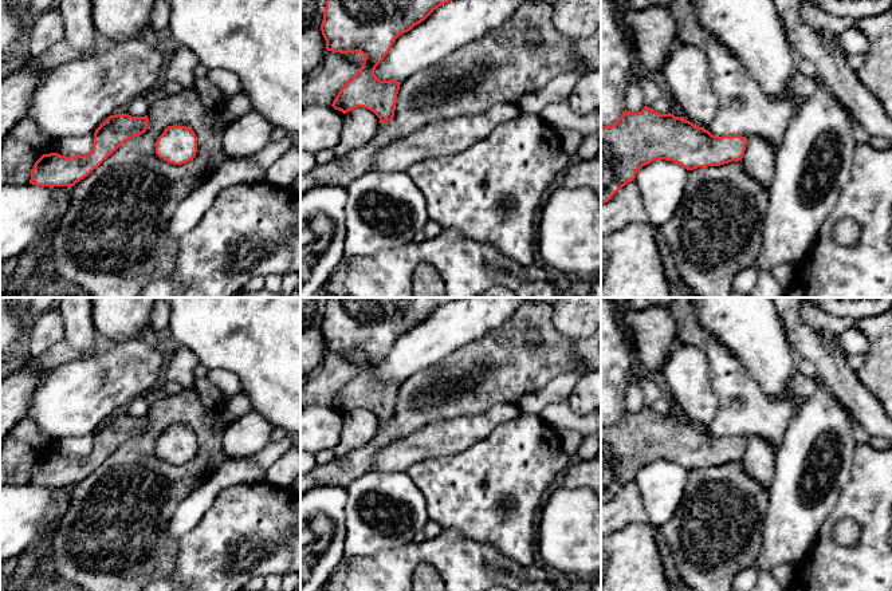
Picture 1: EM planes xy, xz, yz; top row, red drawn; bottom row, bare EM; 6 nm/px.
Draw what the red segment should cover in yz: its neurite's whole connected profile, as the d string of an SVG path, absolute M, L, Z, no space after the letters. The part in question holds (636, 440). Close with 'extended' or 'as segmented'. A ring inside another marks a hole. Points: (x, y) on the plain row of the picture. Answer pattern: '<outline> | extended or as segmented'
M648 406L638 413L625 410L616 423L601 426L601 505L655 460L672 461L687 470L720 466L742 461L746 445L742 436L715 437Z | as segmented

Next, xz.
M327 298L321 324L321 331L326 340L326 350L339 354L361 352L365 358L361 370L343 385L331 406L343 414L357 407L364 407L373 411L380 418L380 423L392 421L401 382L380 381L374 374L376 367L385 359L400 335L424 322L441 304L456 299L463 298Z | as segmented

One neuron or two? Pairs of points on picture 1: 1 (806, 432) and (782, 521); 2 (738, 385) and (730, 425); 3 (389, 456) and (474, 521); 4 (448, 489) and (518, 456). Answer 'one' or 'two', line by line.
1: one
2: one
3: two
4: one

